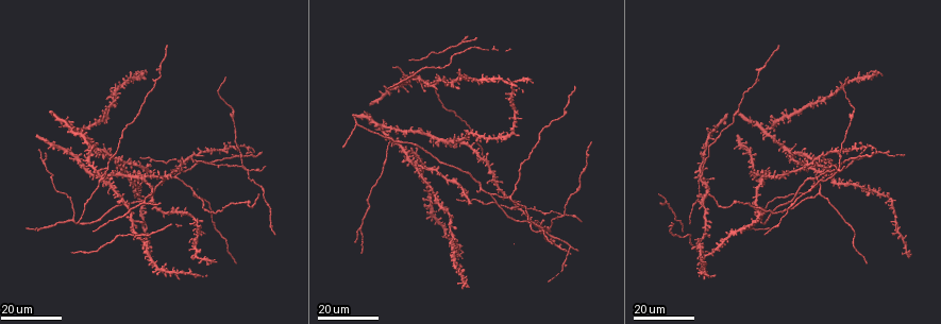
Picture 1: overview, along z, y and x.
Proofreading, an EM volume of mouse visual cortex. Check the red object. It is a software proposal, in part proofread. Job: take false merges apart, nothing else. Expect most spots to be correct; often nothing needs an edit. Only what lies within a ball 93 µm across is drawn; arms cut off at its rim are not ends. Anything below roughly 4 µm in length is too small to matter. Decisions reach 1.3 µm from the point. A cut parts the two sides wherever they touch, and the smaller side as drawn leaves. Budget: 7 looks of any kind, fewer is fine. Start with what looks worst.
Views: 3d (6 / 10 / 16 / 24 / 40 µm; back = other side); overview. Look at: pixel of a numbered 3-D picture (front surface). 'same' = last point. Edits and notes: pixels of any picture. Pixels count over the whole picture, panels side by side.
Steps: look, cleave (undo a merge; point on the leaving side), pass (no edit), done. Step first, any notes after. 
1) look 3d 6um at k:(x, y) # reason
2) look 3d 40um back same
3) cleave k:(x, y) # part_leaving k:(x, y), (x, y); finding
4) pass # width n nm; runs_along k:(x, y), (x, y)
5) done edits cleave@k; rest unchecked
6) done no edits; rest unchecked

look 3d 24um at 1:(563, 214) # looks like a crossing

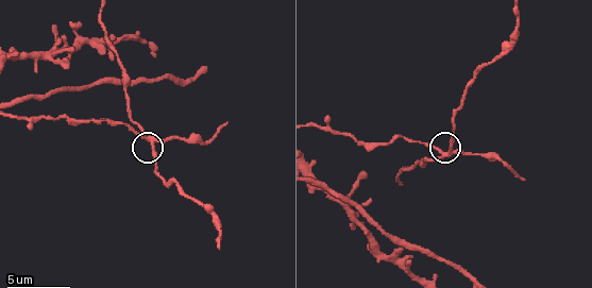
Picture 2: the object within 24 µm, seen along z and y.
look 3d 6um at 2:(446, 156)

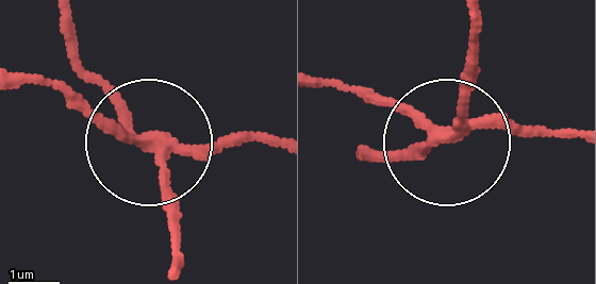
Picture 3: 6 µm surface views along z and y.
look 3d 6um back at 3:(440, 139)

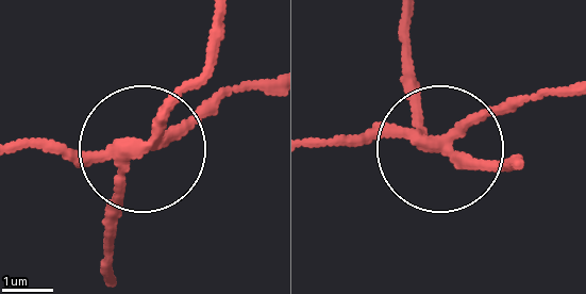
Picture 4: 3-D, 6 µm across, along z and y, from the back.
cleave 4:(45, 146) # arms 4; a second neuron is stuck on

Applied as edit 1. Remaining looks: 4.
look 3d 16um at 1:(195, 192)

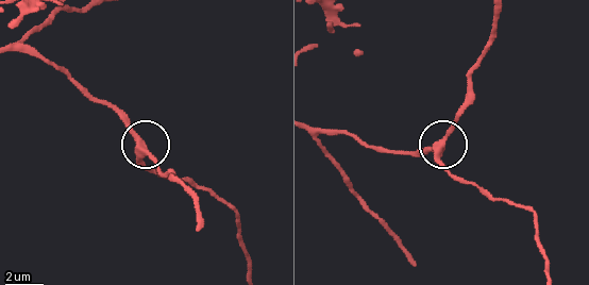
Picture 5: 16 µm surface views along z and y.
look 3d 6um at 5:(143, 151)

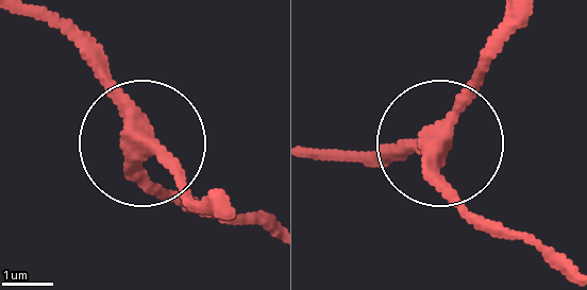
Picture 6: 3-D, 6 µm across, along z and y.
pass # width 330 nm; runs_along 6:(338, 155), (436, 151), (474, 227); continuous, no second neuron

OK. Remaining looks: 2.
look 3d 24um at 1:(698, 178)

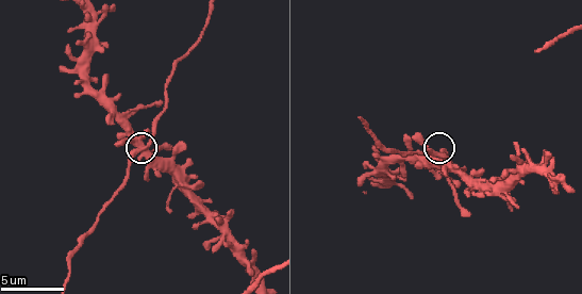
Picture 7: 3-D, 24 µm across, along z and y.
look 3d 10um at 7:(132, 151)

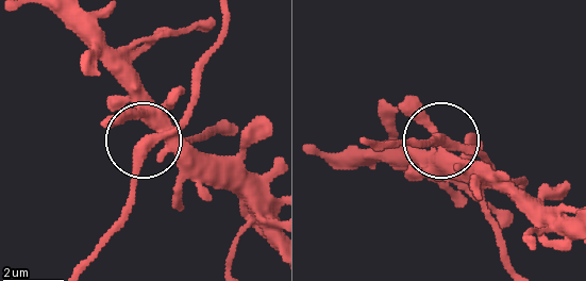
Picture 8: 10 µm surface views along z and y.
pass # arms 3; continuous, no second neuron

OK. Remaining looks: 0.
done edits cleave@4; rest unchecked

